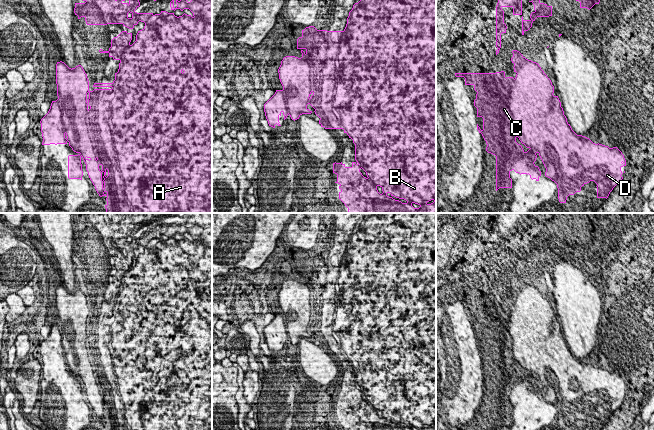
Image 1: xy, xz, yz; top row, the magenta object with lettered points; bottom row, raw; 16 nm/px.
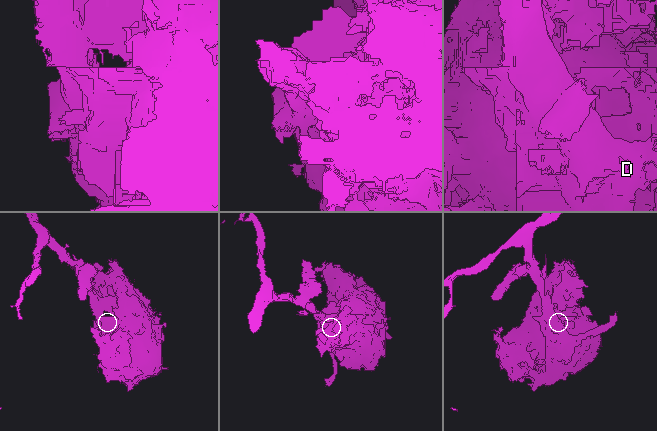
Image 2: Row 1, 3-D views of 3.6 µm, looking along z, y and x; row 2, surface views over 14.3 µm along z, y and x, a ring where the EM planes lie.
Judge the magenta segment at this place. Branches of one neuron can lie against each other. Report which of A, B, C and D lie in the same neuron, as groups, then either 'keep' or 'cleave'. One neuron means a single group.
A B C / D; cleave

